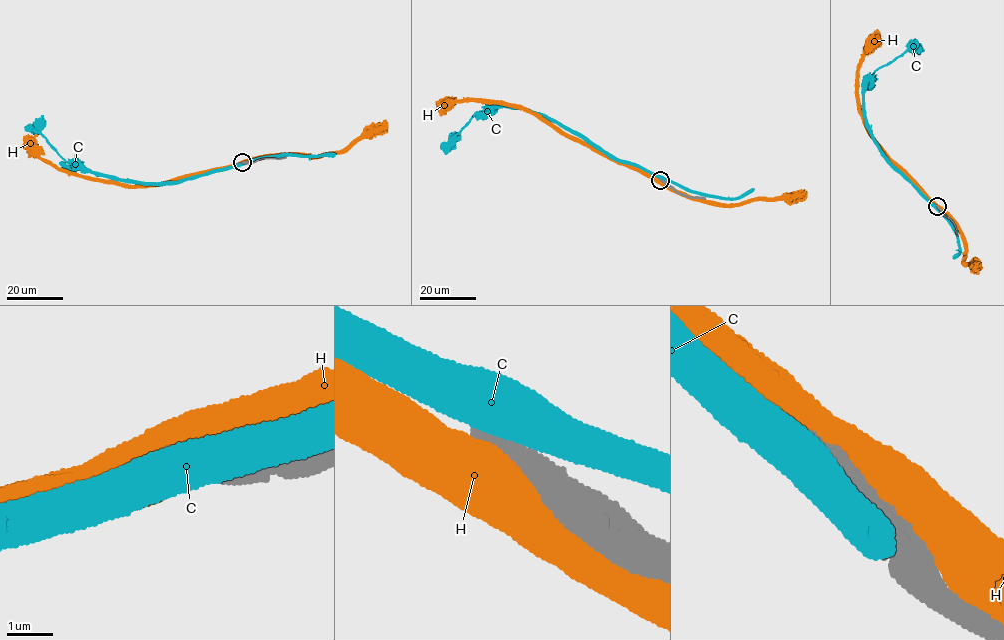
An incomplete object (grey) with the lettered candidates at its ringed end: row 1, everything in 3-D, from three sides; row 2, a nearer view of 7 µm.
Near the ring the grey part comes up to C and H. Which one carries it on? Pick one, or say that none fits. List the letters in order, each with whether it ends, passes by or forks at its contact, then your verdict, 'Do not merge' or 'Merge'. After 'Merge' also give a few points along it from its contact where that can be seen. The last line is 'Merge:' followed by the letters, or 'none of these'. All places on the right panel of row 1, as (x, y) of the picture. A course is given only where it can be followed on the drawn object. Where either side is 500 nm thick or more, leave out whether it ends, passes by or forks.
C: Do not merge
H: Do not merge
Merge: none of these

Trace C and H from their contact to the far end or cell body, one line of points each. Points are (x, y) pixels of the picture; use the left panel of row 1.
C: (243, 162), (164, 184), (83, 172), (75, 163)
H: (247, 162), (141, 187), (58, 170), (43, 161), (32, 147), (28, 133)

